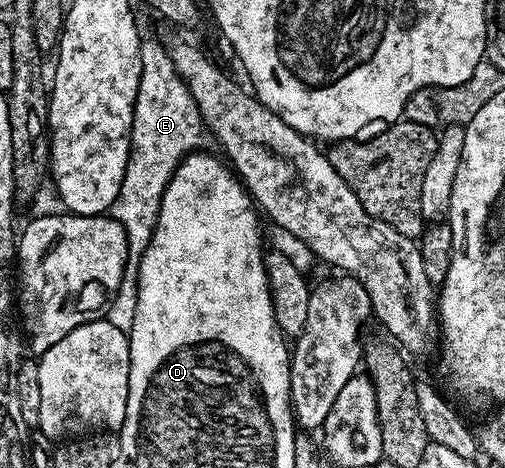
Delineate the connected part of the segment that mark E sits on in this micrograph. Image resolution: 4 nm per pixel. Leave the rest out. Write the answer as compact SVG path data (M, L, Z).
M144 39L139 45L139 53L141 54L141 78L139 79L139 93L135 99L135 109L133 110L133 122L135 124L131 127L131 153L129 154L129 162L125 166L125 178L121 178L121 190L117 190L117 198L109 209L111 219L118 222L125 230L127 271L123 273L123 284L119 287L119 291L115 293L105 309L105 319L113 326L117 326L117 330L126 333L131 331L133 314L137 310L136 273L139 271L139 260L143 257L143 251L149 246L151 235L155 233L155 223L165 186L171 181L175 167L183 162L184 156L206 149L207 143L212 143L213 140L197 110L197 102L193 102L193 94L189 94L185 82L179 77L173 66L170 51L166 47L163 49L163 44L159 40Z

